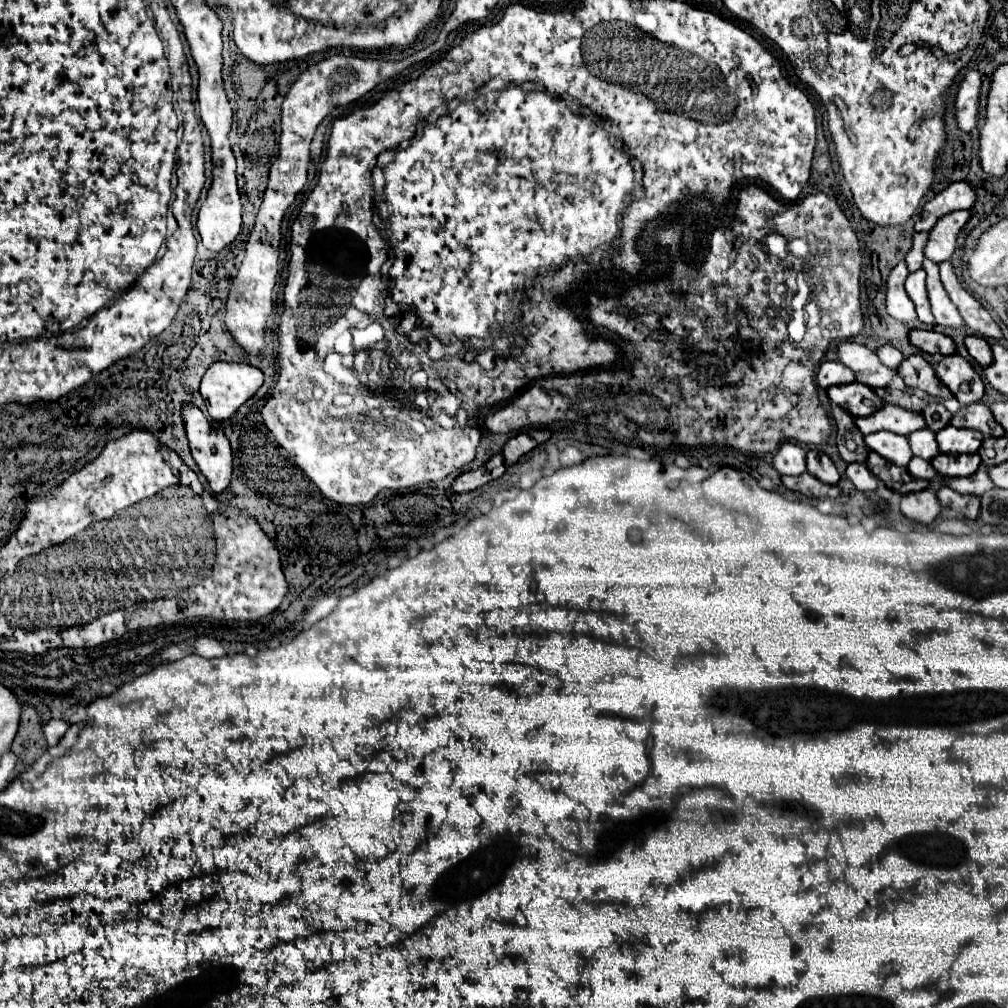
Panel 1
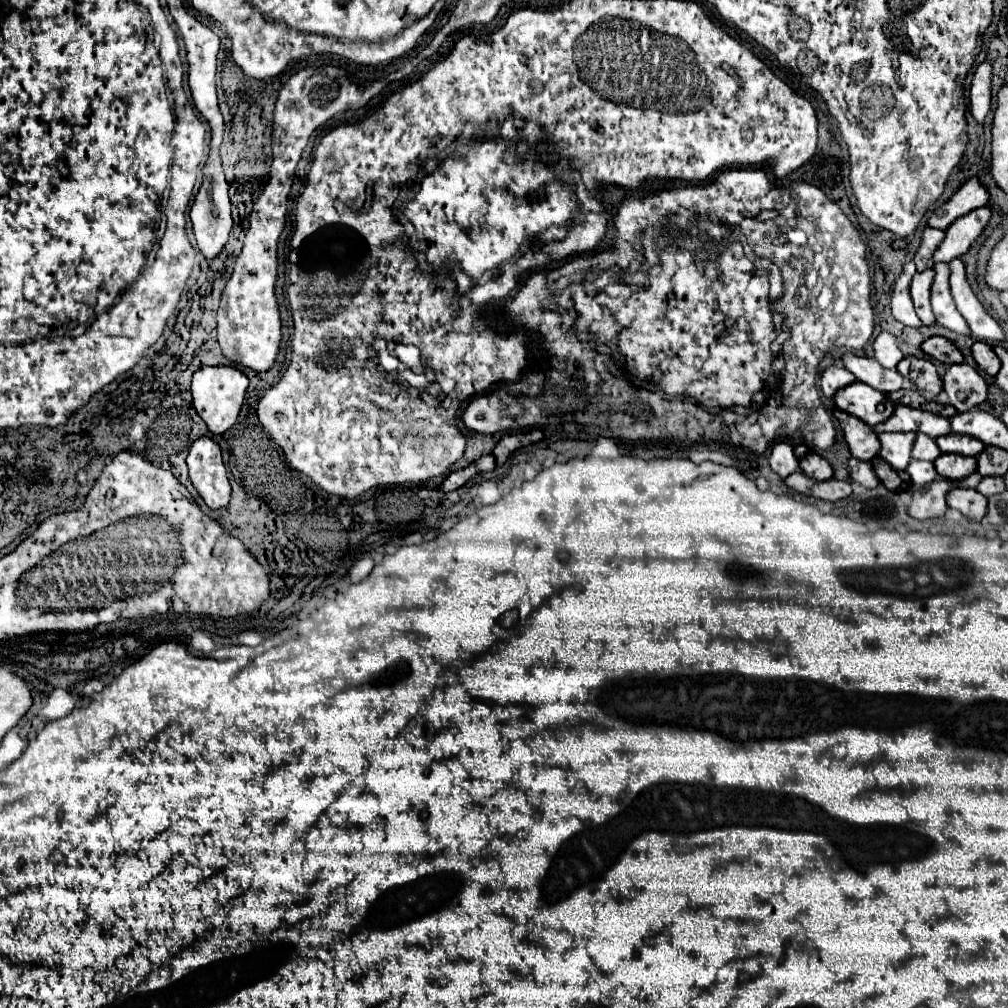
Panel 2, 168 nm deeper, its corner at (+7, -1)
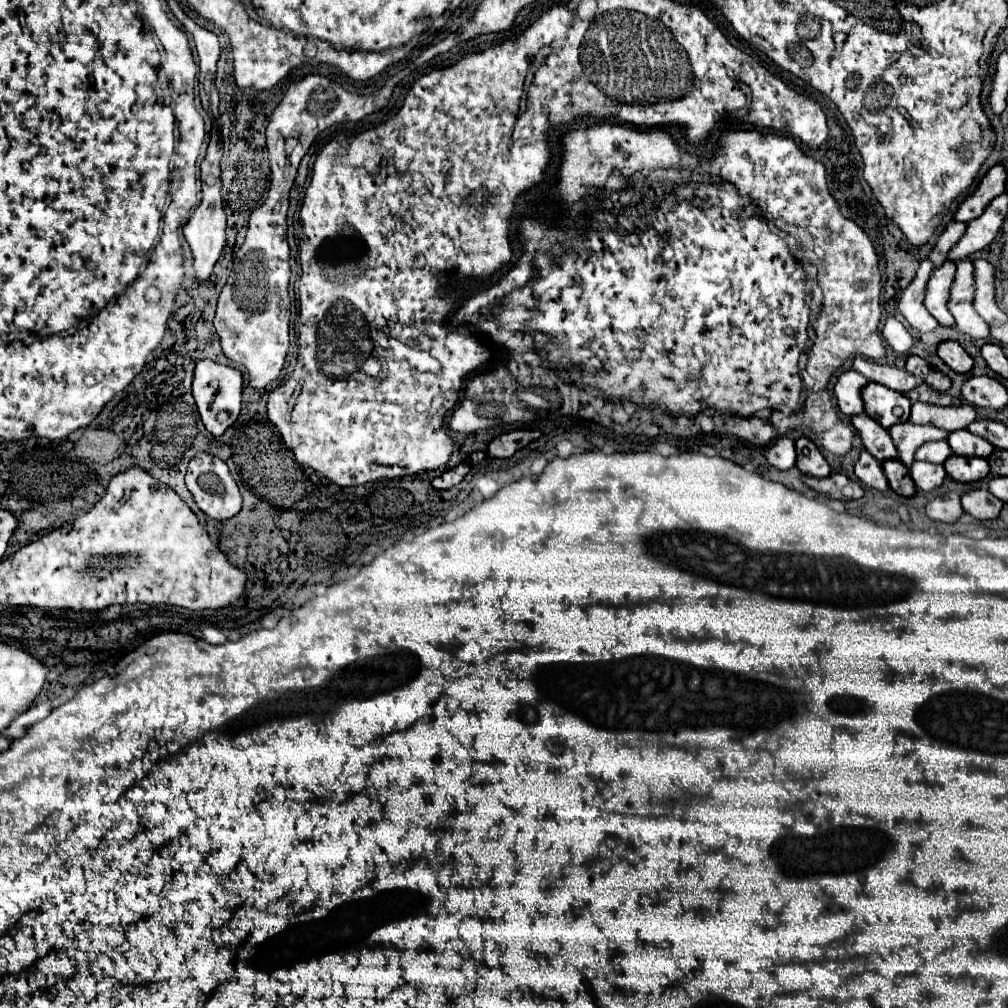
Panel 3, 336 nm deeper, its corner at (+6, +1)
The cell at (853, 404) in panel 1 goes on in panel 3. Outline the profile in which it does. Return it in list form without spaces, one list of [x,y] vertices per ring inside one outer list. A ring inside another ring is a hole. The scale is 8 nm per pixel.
[[[867,383],[861,391],[861,399],[865,405],[865,413],[885,429],[909,419],[911,401],[903,393],[891,391],[877,383]]]

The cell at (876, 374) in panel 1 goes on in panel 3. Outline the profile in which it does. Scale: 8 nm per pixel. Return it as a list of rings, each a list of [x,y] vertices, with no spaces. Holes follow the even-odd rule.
[[[863,357],[853,359],[853,369],[859,371],[861,375],[865,375],[867,381],[881,383],[899,393],[905,393],[917,385],[917,379],[911,373],[897,369],[897,367],[889,367],[889,365],[879,365],[879,363],[863,359]]]

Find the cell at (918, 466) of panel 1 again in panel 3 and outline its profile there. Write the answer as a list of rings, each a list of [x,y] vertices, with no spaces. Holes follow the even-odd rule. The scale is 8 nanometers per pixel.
[[[913,461],[909,471],[911,471],[911,479],[915,481],[917,489],[921,489],[921,491],[931,491],[931,489],[939,487],[943,483],[943,479],[947,477],[943,465],[935,465],[935,463],[927,463],[927,461]]]

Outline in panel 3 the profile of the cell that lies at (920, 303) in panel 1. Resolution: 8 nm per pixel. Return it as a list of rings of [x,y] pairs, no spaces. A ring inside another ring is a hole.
[[[945,261],[941,267],[937,267],[929,281],[927,281],[927,291],[925,291],[925,307],[931,311],[931,315],[939,321],[939,325],[955,325],[951,313],[947,311],[947,297],[949,297],[949,287],[953,283],[955,275],[955,263]]]

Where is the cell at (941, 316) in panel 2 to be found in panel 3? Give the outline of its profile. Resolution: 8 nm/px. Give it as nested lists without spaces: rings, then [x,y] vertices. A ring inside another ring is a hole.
[[[957,261],[955,271],[955,285],[951,285],[951,295],[947,301],[947,307],[951,315],[955,317],[955,327],[973,337],[973,339],[987,339],[989,327],[987,323],[975,315],[975,309],[971,305],[973,301],[973,265],[971,261]]]

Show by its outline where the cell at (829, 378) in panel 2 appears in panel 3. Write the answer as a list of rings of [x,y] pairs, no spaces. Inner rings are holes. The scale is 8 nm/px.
[[[855,369],[843,371],[837,377],[833,393],[835,393],[837,407],[843,415],[851,417],[851,415],[863,413],[863,401],[861,401],[861,395],[859,395],[863,385],[867,385],[867,379],[861,373],[857,373]]]

